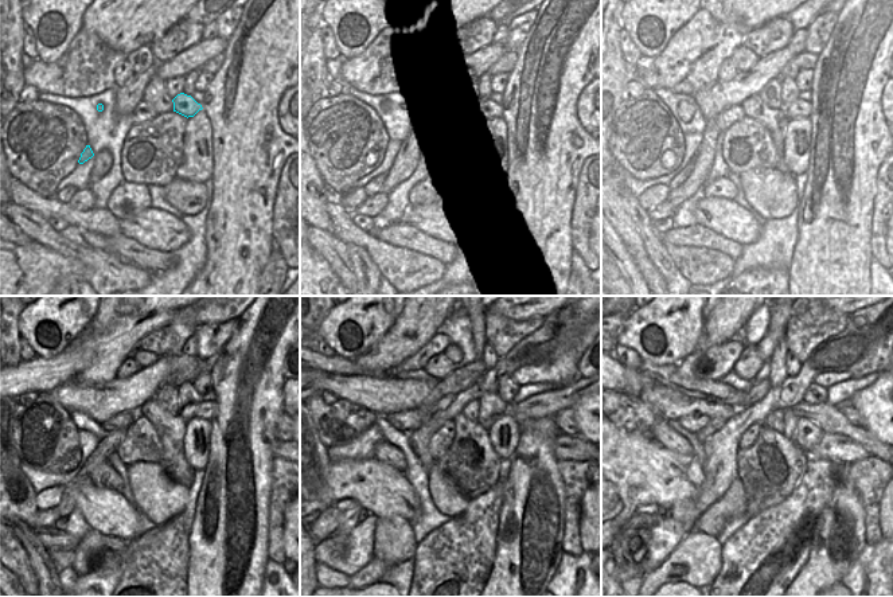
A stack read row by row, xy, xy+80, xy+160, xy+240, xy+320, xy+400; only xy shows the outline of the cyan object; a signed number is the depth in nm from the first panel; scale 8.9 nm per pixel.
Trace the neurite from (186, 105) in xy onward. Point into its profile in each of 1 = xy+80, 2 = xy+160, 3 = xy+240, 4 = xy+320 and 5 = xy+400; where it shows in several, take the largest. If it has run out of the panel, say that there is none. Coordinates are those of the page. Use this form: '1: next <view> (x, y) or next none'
1: next xy+80 (490, 108)
2: next xy+160 (799, 108)
3: next xy+240 (206, 410)
4: next xy+320 (548, 404)
5: next xy+400 (846, 404)

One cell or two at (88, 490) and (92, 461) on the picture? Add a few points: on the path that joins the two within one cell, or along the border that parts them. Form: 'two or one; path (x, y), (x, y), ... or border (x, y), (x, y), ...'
two; border (88, 475), (75, 479)

